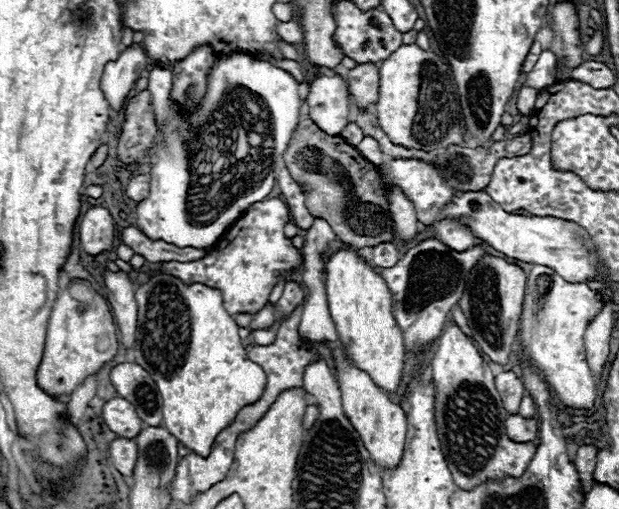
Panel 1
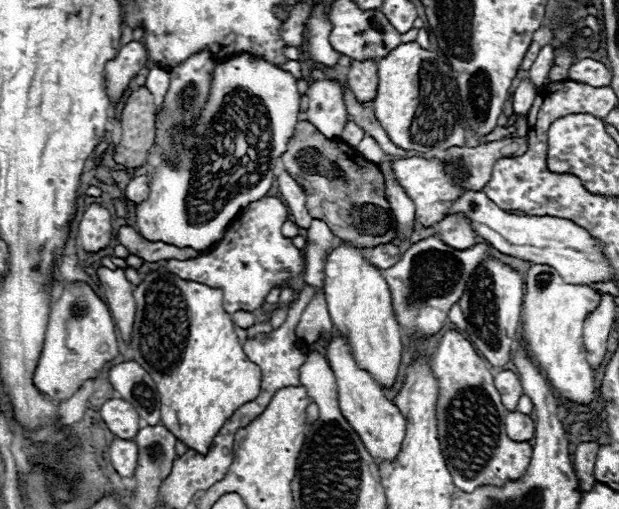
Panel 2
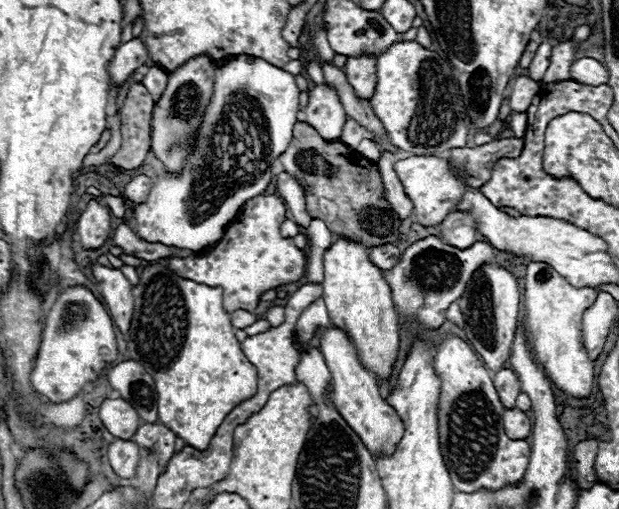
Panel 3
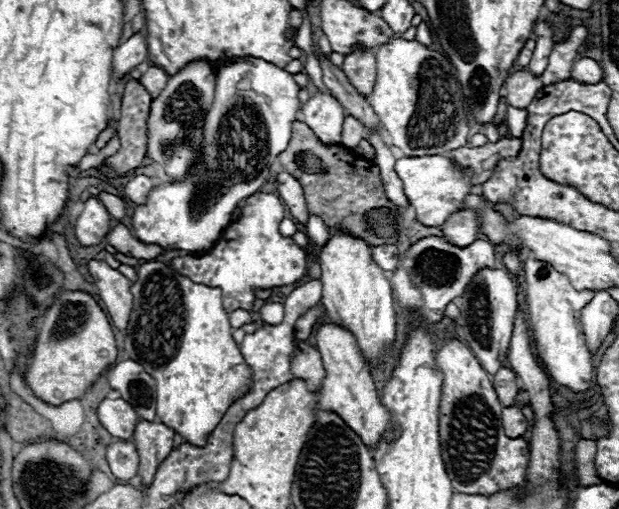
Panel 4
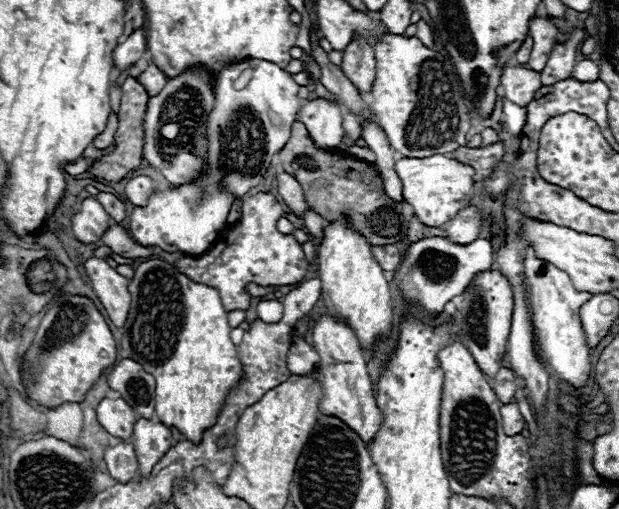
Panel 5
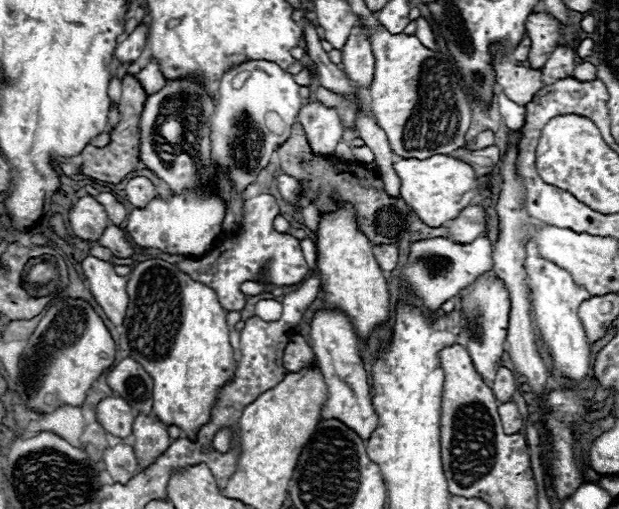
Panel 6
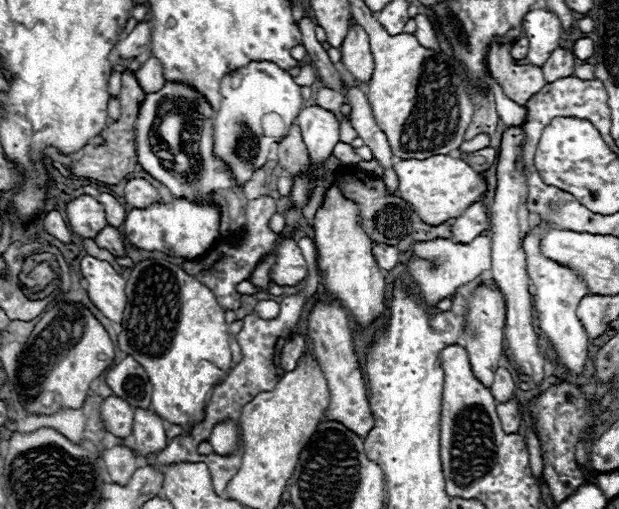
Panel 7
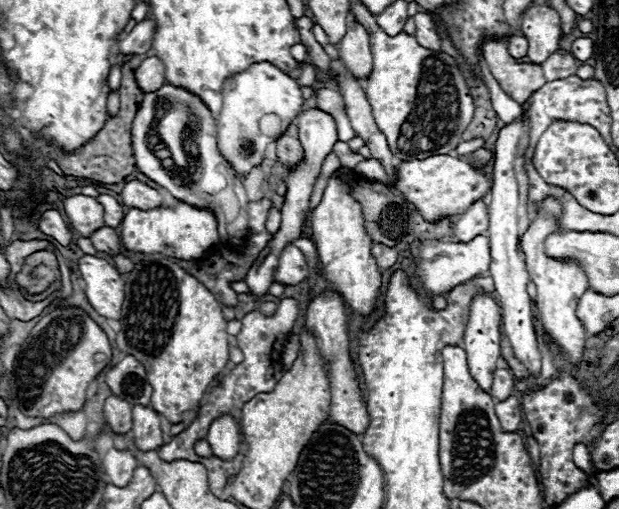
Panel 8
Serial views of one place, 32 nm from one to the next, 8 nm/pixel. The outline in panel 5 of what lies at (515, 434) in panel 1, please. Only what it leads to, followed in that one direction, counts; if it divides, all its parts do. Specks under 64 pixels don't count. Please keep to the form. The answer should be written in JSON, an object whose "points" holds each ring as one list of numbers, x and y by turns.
{"points":[[512,402,512,404,502,404,500,406,500,416,502,416,502,426,504,426,504,432,508,436,514,436,514,434,520,434,522,428,524,428,524,418,518,410,518,406]]}

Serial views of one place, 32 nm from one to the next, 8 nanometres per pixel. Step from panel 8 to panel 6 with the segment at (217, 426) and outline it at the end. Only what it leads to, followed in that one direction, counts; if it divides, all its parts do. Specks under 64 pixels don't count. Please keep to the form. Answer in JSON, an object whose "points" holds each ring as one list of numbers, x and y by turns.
{"points":[[220,428,212,440,212,446,218,450,218,452,228,452,232,448,232,438,234,438,234,432,230,428]]}

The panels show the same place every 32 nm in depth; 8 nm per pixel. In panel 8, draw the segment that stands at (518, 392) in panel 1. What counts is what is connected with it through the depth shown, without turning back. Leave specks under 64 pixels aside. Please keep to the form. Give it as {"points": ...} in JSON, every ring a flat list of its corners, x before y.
{"points":[[498,368,494,372,494,384,492,384,492,396,494,400,504,400,514,392,514,376,506,368]]}

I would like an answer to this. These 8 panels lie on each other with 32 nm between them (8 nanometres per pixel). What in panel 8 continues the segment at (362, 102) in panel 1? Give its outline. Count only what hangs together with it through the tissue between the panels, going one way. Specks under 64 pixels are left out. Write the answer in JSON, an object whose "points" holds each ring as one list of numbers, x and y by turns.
{"points":[[348,14,346,34,338,42,338,52,344,66,356,76,366,78,372,70,372,50,370,50,370,36,362,24,356,22,354,14]]}

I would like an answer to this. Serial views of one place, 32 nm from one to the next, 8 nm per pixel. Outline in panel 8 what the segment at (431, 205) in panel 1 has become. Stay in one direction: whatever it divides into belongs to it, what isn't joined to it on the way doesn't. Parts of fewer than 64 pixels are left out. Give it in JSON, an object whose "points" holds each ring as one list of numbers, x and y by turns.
{"points":[[448,154,402,162,396,168,400,174,396,190,408,202,412,202,420,210,420,214,430,222,448,214,464,214,464,210,468,210,476,200,480,200,490,190,490,182,480,168,474,168,466,160,452,158]]}

